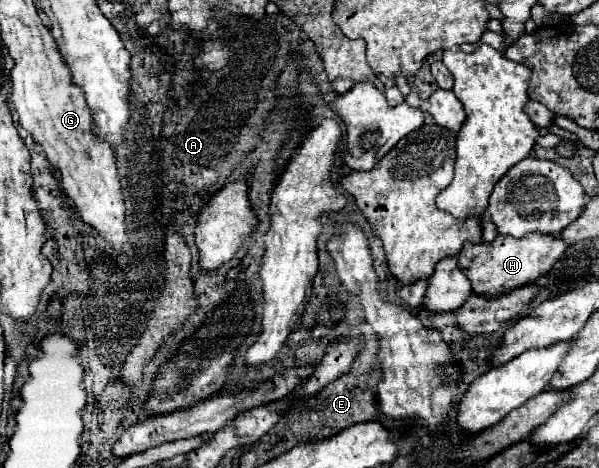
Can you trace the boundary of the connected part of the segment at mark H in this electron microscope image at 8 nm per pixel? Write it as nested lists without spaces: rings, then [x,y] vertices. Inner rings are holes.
[[[497,235],[493,243],[479,243],[479,245],[463,245],[463,251],[459,253],[459,269],[467,275],[471,281],[473,293],[481,297],[499,297],[503,293],[509,293],[513,289],[519,289],[523,285],[533,283],[541,275],[545,275],[555,261],[565,253],[567,245],[559,237],[543,237],[539,235],[527,235],[521,239],[503,237]]]

